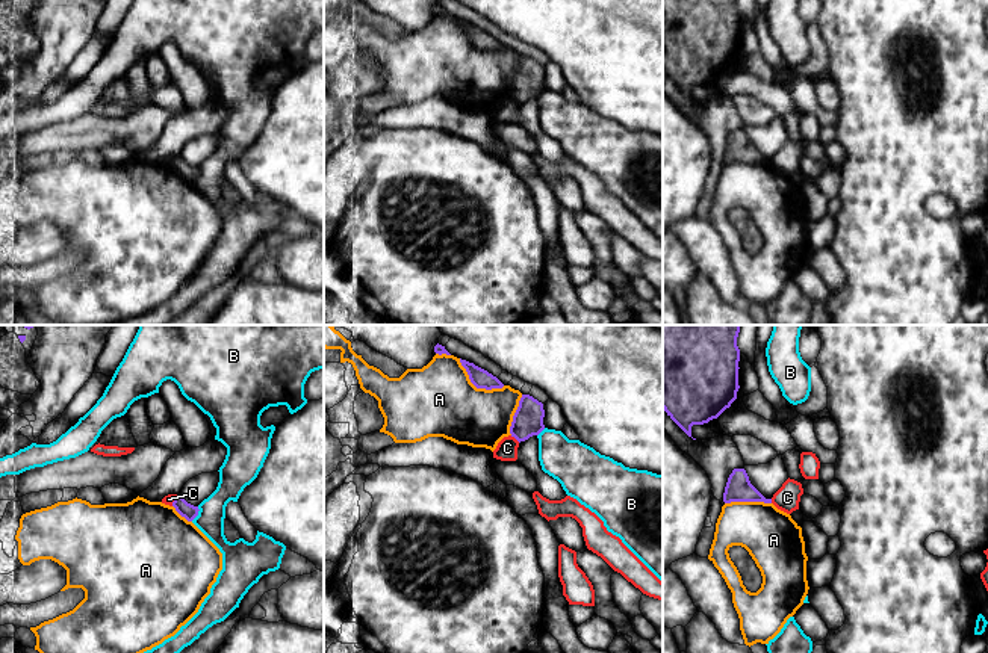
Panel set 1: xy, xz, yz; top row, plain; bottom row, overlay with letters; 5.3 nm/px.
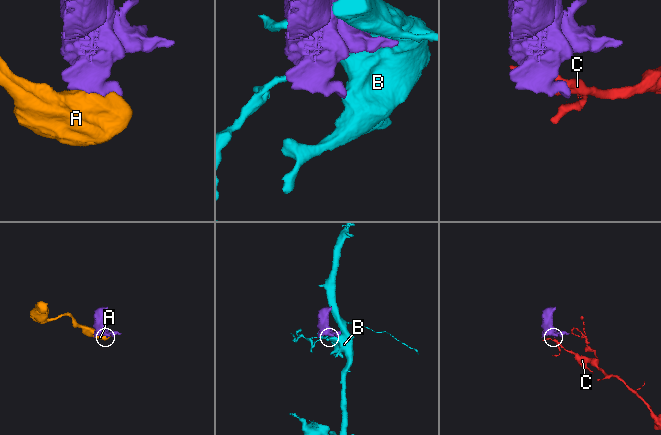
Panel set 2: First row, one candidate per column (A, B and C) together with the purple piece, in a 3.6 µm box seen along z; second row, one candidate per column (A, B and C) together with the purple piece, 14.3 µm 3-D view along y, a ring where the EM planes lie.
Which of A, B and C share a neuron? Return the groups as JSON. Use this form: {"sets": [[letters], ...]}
{"sets": [["A"], ["B"], ["C"]]}

